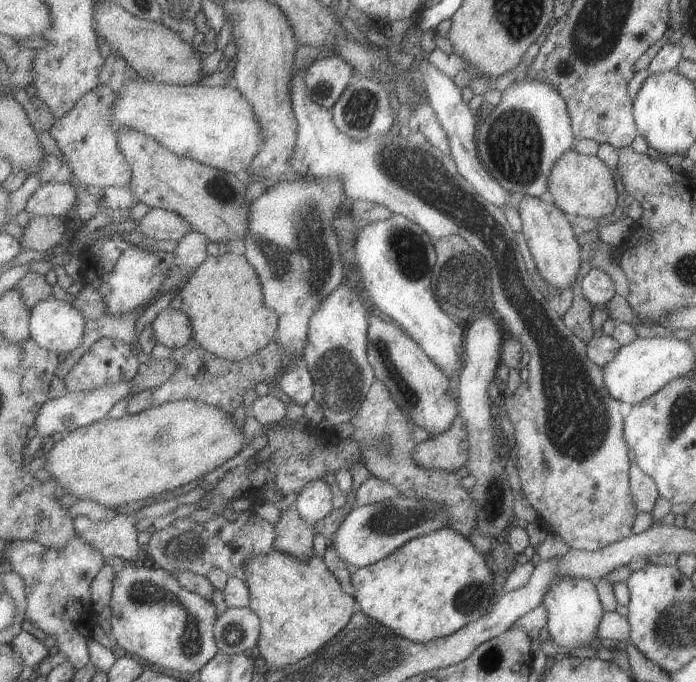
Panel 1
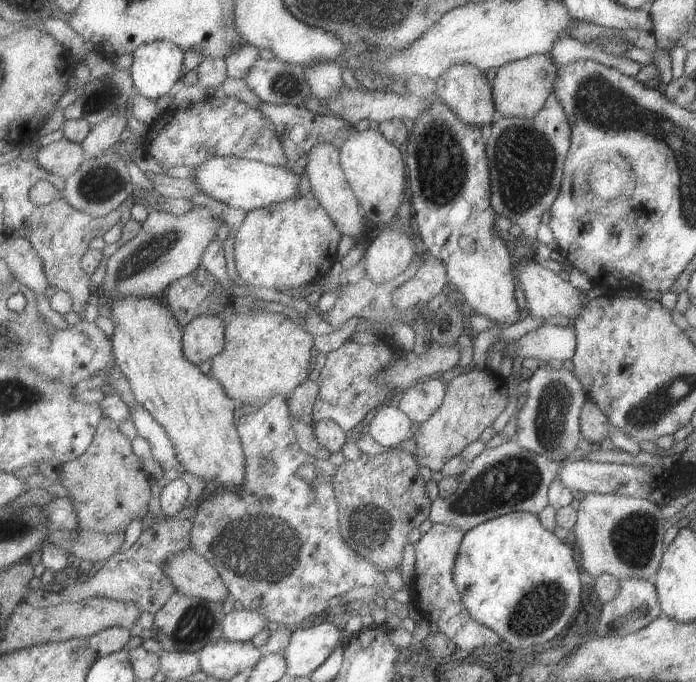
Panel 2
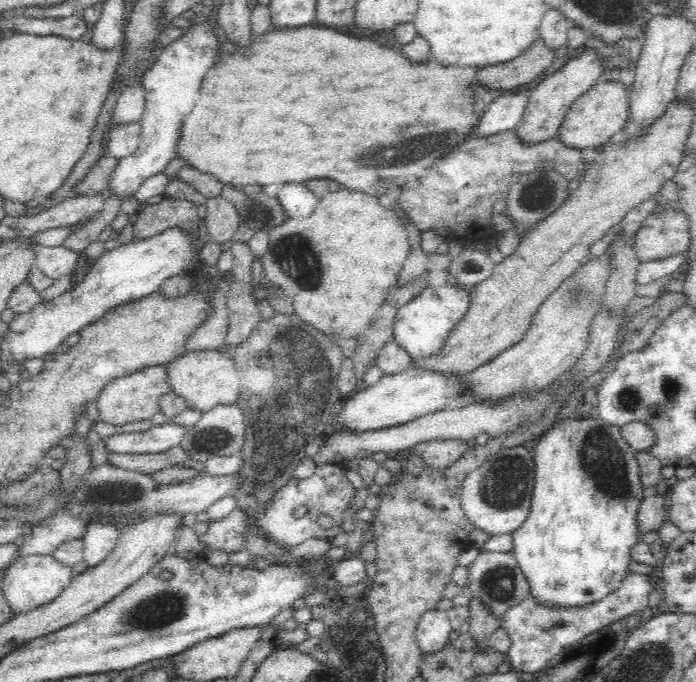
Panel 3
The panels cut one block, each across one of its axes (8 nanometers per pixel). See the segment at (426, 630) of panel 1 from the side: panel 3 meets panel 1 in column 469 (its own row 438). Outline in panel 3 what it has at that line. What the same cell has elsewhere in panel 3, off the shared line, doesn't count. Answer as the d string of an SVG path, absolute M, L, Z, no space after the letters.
M575 415L574 418L566 418L557 425L552 424L546 428L540 436L540 440L536 441L533 449L533 459L535 460L535 485L533 488L533 497L531 507L526 520L520 528L514 529L512 539L514 544L512 552L515 554L516 560L526 575L531 586L531 595L537 600L549 602L551 606L582 606L588 602L594 602L598 598L604 598L608 592L612 592L618 582L628 574L628 564L630 560L630 548L634 544L641 543L639 541L638 521L636 521L636 510L640 506L640 502L645 495L640 483L640 469L635 455L635 451L624 440L621 433L621 425L608 424L601 417L590 418Z

